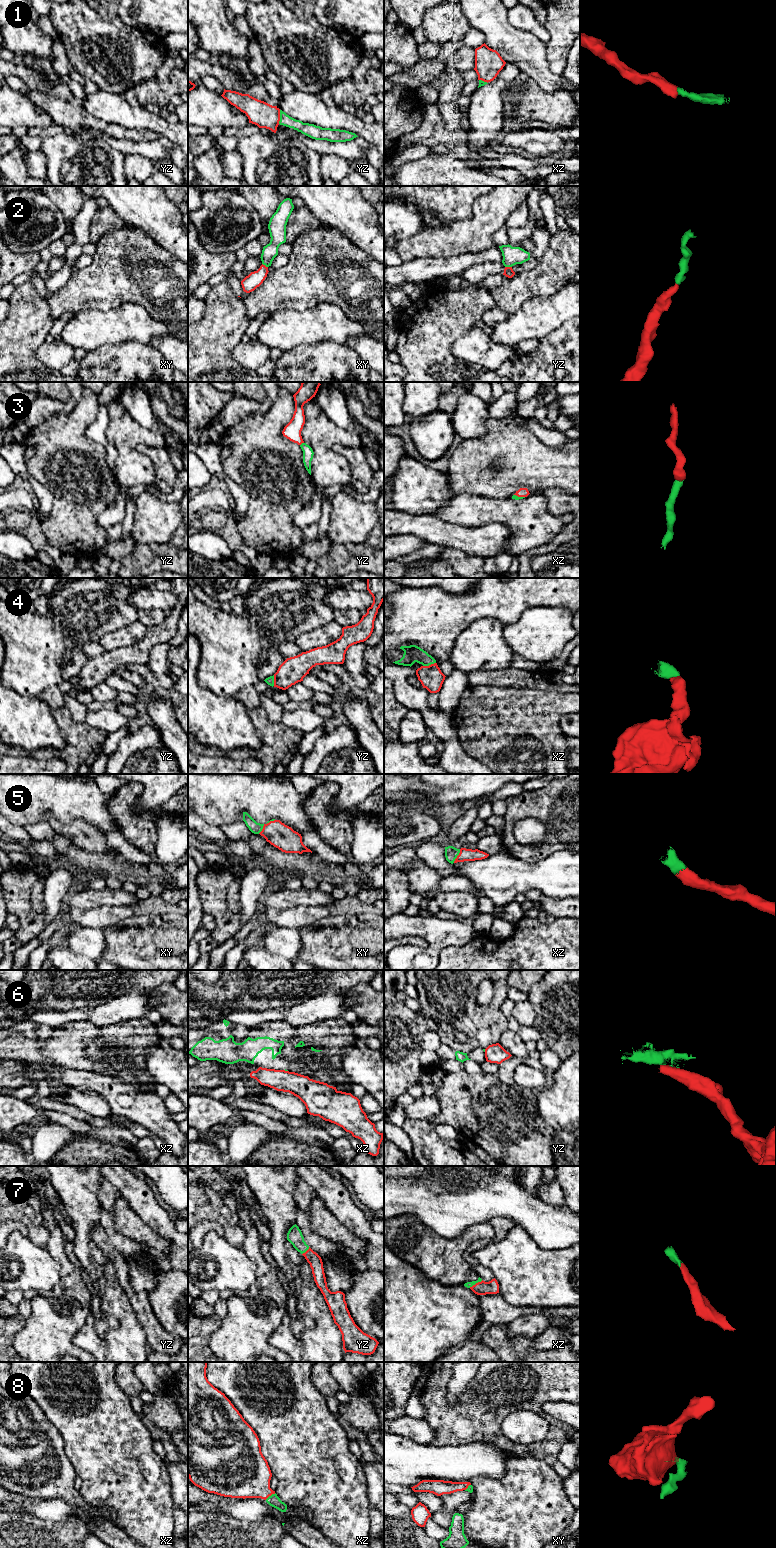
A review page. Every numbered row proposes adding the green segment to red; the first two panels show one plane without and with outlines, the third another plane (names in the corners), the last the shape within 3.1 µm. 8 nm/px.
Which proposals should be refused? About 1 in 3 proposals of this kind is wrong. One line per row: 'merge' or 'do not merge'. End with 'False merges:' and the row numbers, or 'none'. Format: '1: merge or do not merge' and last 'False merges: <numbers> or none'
1: merge
2: merge
3: merge
4: merge
5: merge
6: do not merge
7: merge
8: merge
False merges: 6

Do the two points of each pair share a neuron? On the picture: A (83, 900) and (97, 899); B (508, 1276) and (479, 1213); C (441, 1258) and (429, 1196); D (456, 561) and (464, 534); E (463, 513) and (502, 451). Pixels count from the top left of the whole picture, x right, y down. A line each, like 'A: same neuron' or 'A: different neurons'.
A: same neuron
B: different neurons
C: different neurons
D: different neurons
E: different neurons

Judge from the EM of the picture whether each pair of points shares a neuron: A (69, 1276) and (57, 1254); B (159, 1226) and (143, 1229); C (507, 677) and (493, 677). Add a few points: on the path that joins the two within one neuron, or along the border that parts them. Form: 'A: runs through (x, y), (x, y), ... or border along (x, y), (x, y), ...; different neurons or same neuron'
A: runs through (68, 1271), (62, 1259); same neuron
B: border along (134, 1211), (161, 1237), (169, 1242); different neurons
C: runs through (504, 677), (496, 677); same neuron

